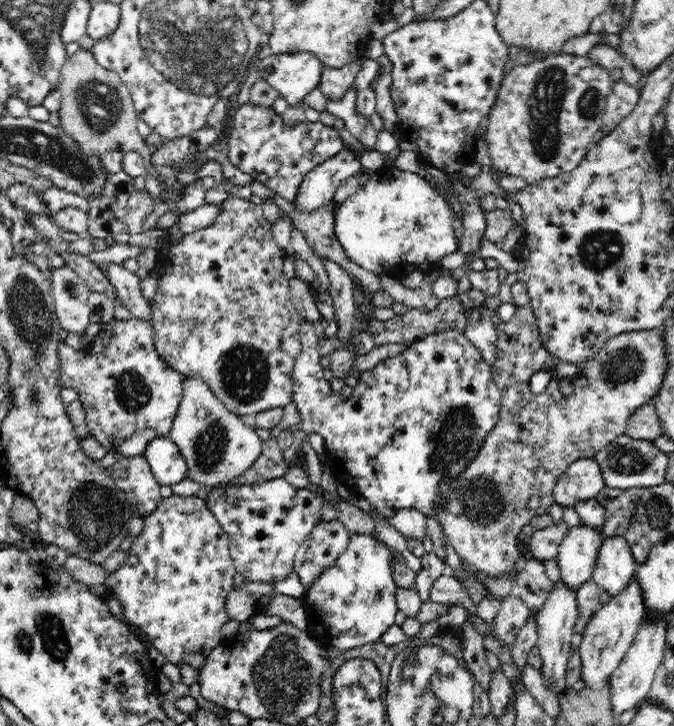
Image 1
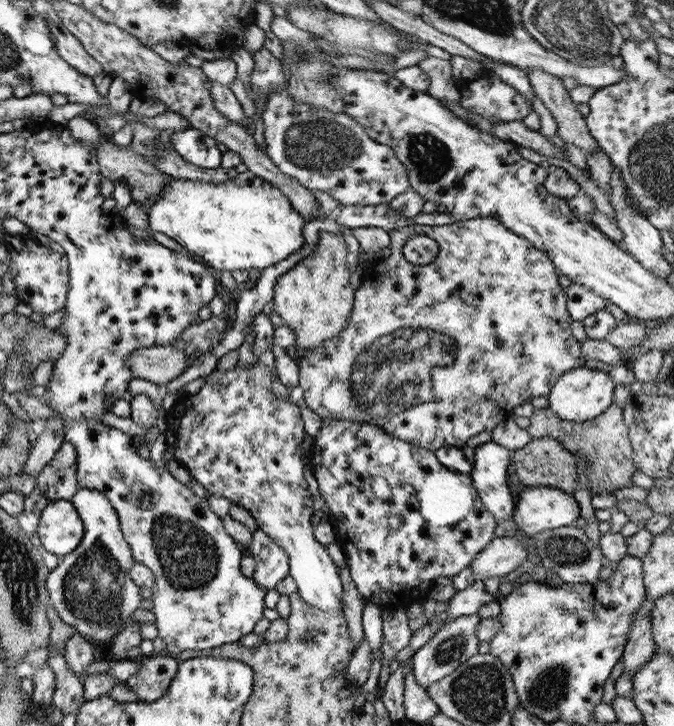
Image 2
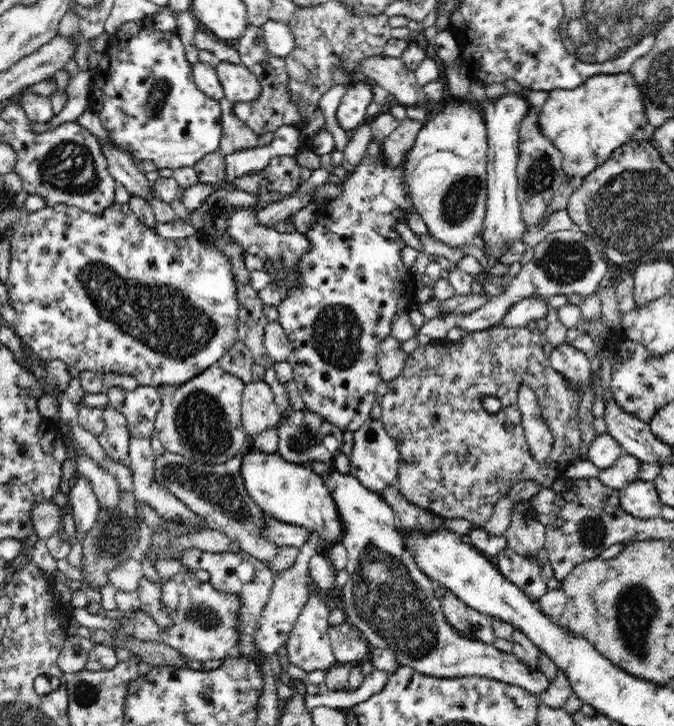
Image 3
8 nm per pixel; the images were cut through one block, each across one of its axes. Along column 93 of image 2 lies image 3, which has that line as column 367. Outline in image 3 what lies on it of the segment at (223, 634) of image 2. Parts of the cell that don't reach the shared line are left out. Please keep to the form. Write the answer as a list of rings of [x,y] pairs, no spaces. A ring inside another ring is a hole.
[[[369,419],[360,428],[351,433],[353,434],[353,445],[350,454],[348,454],[349,474],[359,480],[364,485],[364,488],[382,497],[386,488],[397,486],[400,455],[396,441],[391,436],[388,436],[380,420],[372,421]]]

